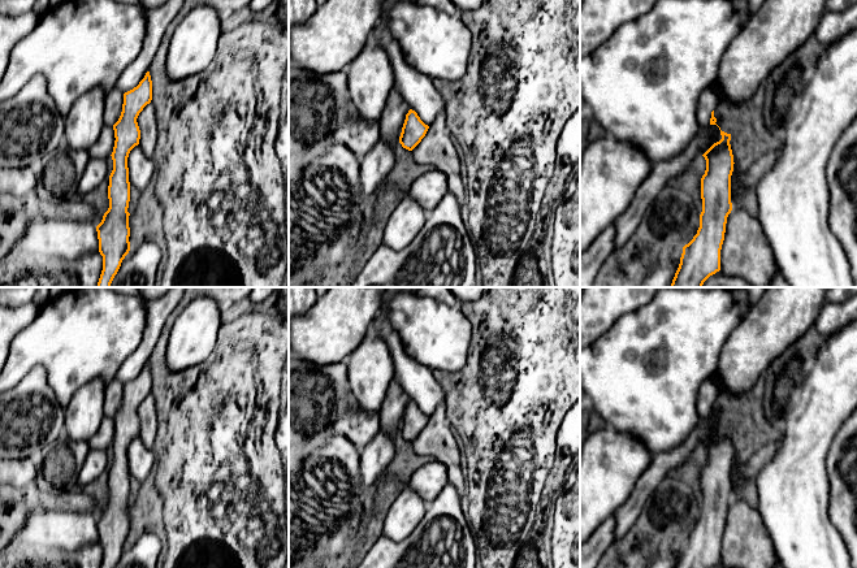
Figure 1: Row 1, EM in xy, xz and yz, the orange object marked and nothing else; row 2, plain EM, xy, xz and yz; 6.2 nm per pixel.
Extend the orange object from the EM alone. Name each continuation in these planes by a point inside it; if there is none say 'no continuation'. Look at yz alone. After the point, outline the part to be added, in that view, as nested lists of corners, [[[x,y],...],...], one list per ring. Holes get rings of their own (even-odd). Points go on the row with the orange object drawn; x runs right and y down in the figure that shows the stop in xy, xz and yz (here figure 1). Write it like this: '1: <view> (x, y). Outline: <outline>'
no continuation

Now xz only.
no continuation

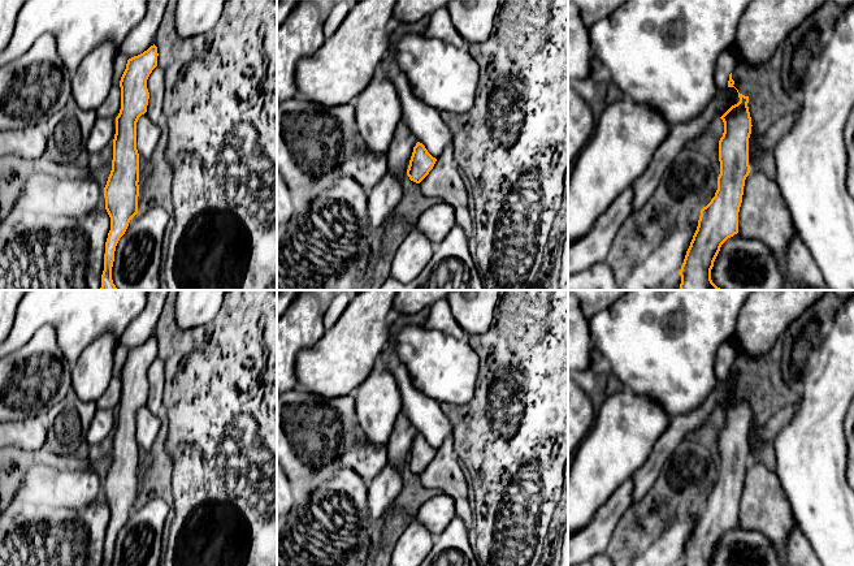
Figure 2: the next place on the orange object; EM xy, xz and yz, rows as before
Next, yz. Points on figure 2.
no continuation

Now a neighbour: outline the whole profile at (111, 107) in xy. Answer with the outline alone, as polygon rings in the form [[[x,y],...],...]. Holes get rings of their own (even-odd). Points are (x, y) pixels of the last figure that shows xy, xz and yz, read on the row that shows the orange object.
[[[113,85],[105,101],[96,109],[96,115],[100,118],[113,118],[118,116],[121,109],[121,87]]]

